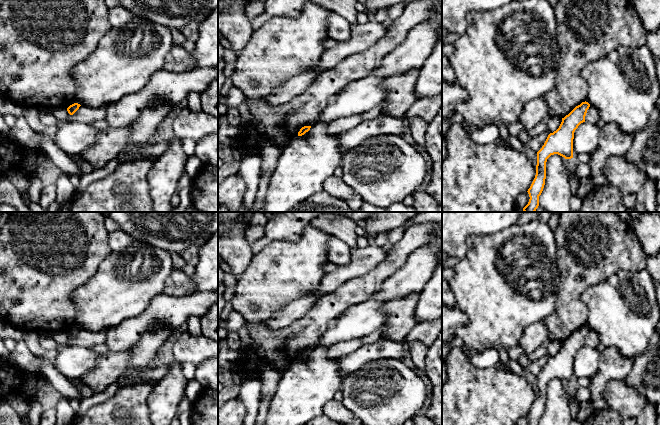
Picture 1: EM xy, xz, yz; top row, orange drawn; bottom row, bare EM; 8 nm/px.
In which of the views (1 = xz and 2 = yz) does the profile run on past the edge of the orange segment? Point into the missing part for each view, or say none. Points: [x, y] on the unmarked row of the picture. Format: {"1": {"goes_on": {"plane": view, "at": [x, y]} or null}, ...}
{"1": {"goes_on": null}, "2": {"goes_on": null}}

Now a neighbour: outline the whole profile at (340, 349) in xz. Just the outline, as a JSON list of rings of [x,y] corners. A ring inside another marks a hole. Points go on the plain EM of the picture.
[[[362,338],[349,340],[346,342],[339,342],[332,345],[328,349],[329,358],[339,358],[359,349],[363,345]]]

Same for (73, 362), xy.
[[[66,346],[58,350],[54,366],[67,378],[82,378],[97,367],[100,356],[88,347]]]

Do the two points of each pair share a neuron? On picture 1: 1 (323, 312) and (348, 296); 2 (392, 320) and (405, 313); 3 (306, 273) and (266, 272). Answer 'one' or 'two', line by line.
1: one
2: one
3: one

